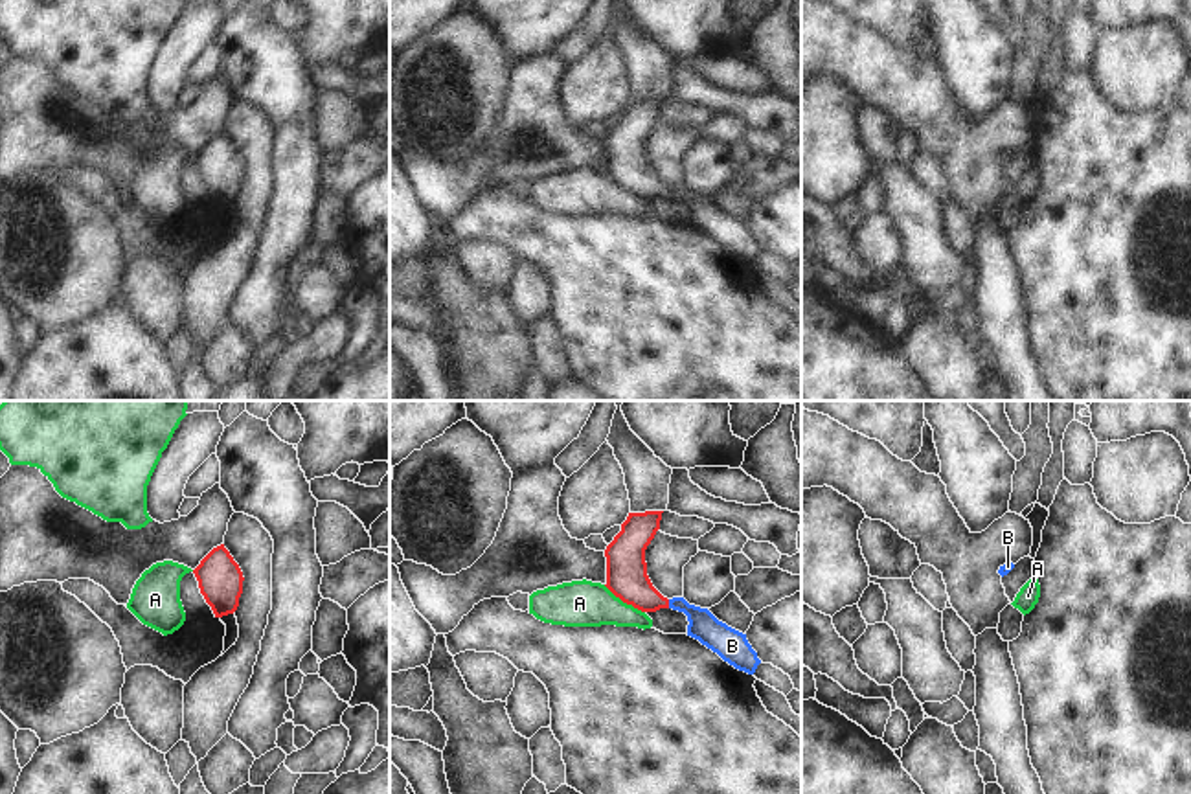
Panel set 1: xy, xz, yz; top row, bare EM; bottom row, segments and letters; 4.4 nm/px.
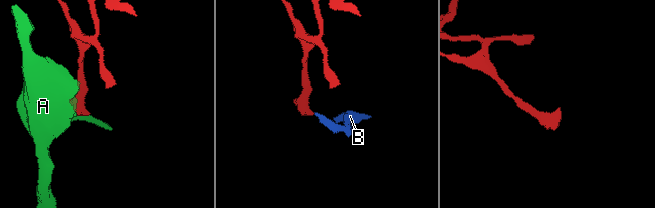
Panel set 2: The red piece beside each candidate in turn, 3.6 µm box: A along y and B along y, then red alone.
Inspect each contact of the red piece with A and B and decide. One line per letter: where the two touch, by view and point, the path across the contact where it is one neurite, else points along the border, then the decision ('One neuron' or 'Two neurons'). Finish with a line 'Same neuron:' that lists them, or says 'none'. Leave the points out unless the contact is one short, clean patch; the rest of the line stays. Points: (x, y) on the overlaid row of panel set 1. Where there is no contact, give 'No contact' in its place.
A: Touches red at xz (623, 601). Boundary: xz (603, 585), (644, 612). Two neurons
B: Touches red at xz (668, 603). Path across: xz (627, 578), (649, 600), (668, 603), (680, 603), (703, 625). One neuron
Same neuron: B

